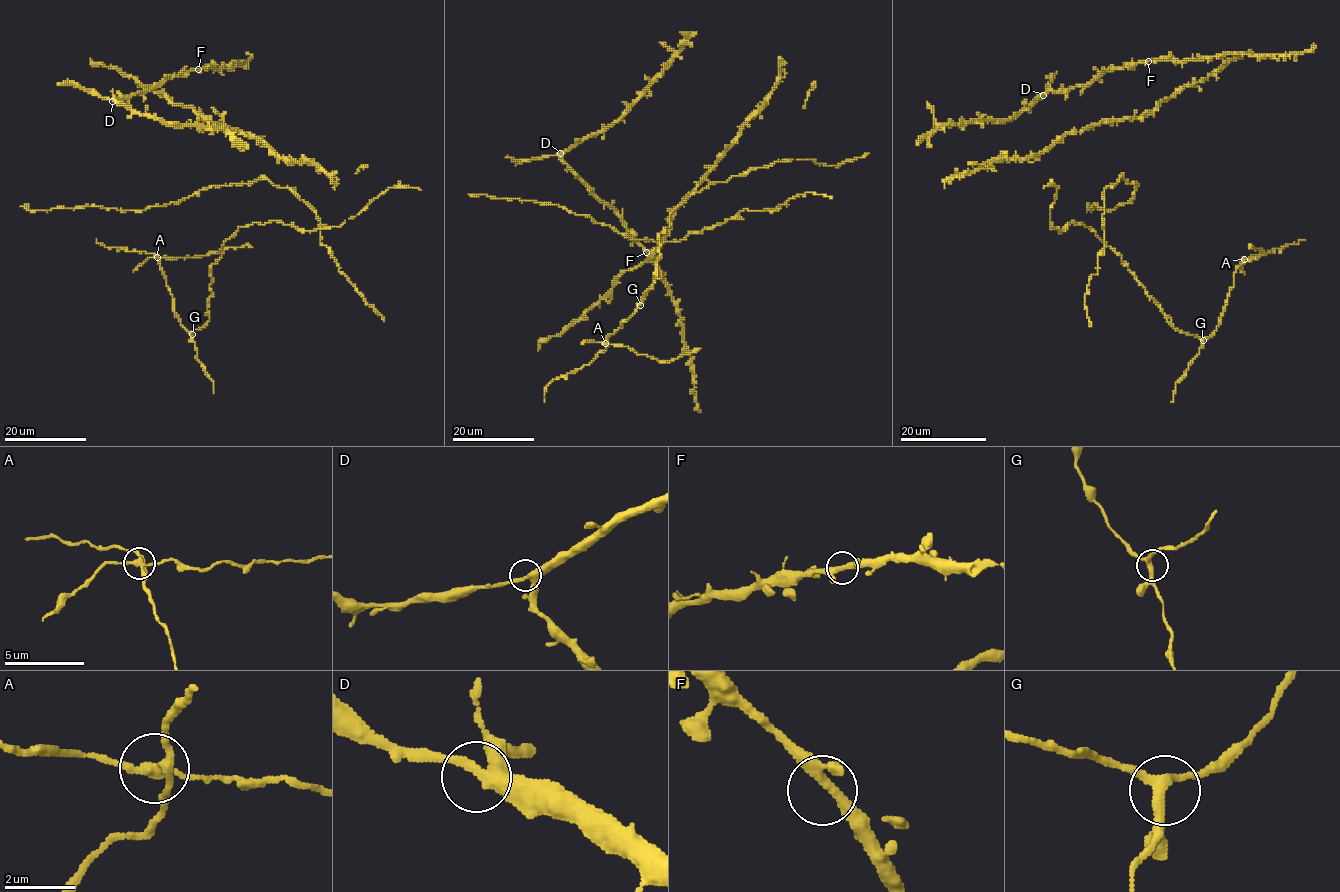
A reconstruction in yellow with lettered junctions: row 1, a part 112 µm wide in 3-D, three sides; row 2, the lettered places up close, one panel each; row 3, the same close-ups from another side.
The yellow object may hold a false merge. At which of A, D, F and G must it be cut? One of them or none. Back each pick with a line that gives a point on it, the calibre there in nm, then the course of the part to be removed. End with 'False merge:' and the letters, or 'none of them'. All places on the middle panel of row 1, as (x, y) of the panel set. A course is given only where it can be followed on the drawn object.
A: at (605, 343); 240 nm thick; foreign part runs (605, 344), (628, 347), (638, 354), (666, 362), (701, 349)
False merge: A

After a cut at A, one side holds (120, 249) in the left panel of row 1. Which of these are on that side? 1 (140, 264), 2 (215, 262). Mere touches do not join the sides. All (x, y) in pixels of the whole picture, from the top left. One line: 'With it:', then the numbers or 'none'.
With it: 2

